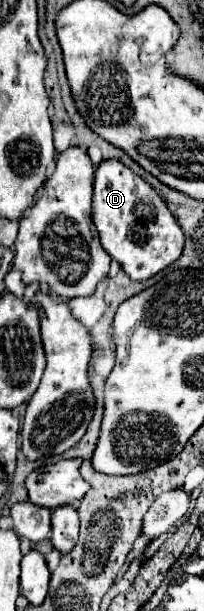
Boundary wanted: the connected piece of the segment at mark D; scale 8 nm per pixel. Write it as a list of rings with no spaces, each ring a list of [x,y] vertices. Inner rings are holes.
[[[103,160],[95,170],[93,222],[103,248],[121,264],[131,280],[147,280],[181,256],[183,230],[169,212],[167,202],[121,160]]]

